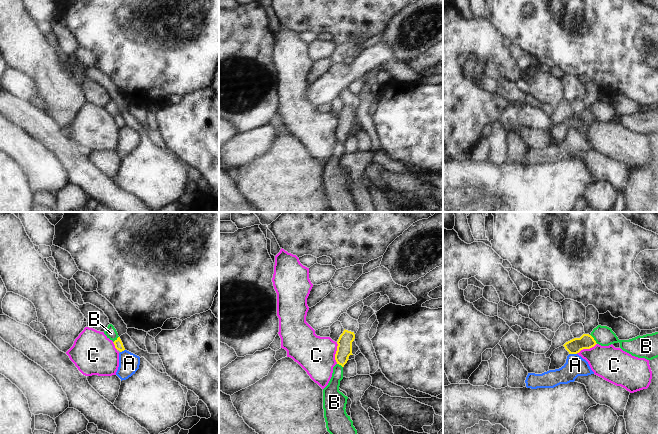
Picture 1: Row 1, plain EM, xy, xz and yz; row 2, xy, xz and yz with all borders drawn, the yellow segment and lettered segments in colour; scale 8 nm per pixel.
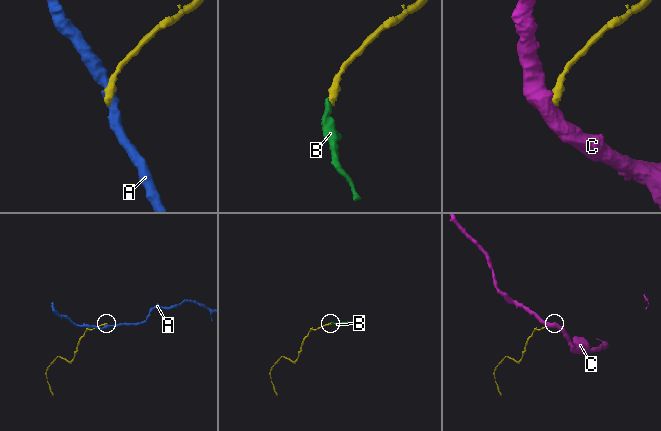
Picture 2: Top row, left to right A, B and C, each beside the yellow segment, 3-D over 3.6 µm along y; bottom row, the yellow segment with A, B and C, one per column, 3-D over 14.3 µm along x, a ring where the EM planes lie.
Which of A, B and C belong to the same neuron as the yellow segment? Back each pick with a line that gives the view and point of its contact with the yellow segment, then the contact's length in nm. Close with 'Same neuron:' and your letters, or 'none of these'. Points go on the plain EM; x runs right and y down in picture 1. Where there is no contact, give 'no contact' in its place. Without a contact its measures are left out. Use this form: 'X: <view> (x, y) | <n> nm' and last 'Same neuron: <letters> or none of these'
Same neuron: none of these

